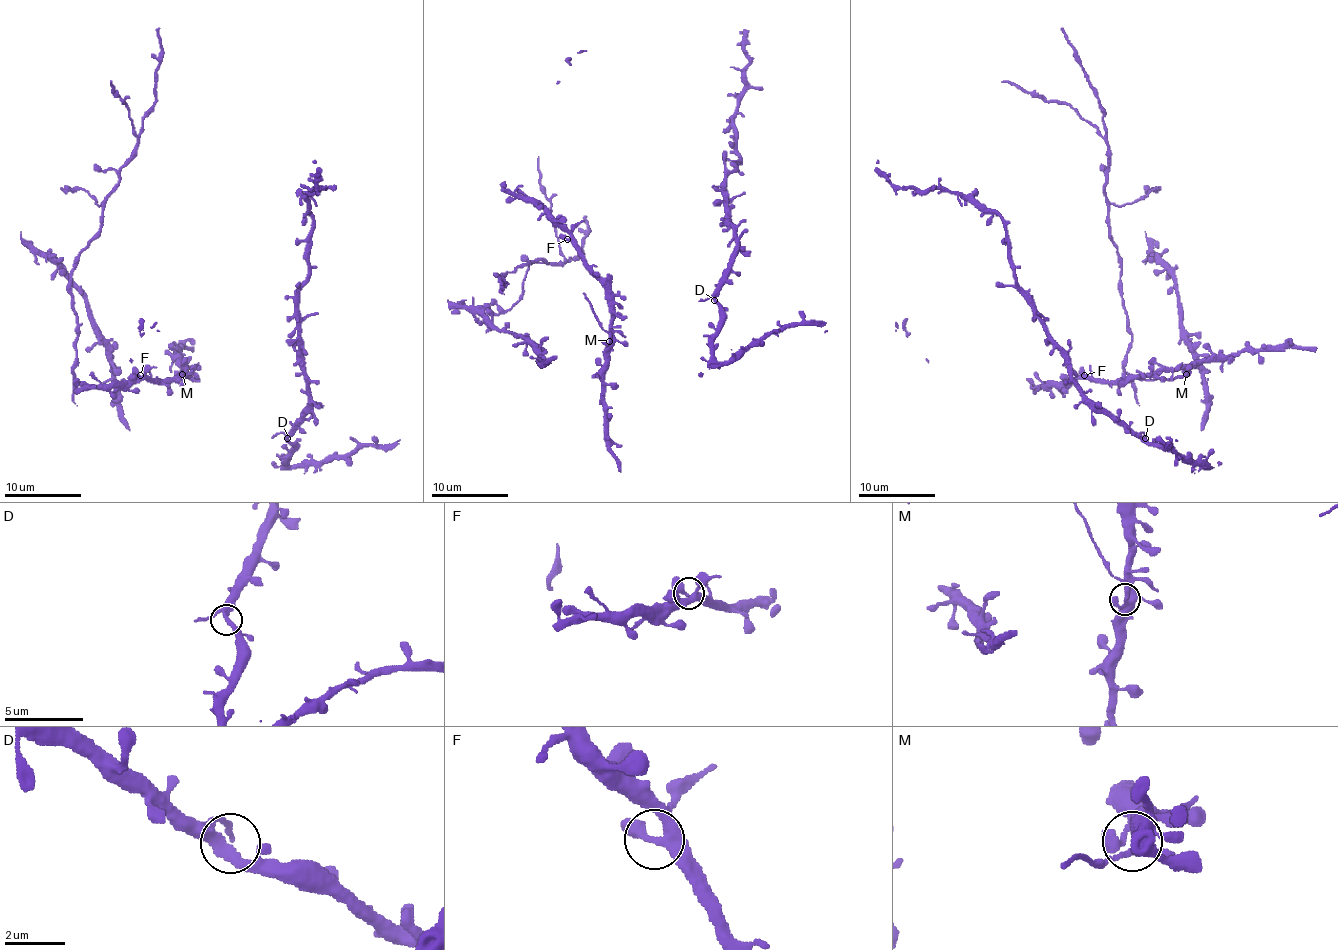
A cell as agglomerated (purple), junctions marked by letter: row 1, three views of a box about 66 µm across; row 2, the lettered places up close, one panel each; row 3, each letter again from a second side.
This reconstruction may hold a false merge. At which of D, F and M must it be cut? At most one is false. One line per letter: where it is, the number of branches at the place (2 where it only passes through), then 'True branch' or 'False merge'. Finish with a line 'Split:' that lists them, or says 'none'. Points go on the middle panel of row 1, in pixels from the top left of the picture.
D: Place: (714, 300). Branches: 3. True branch
F: Place: (567, 239). Branches: 3. True branch
M: Place: (609, 341). Branches: 3. False merge
Split: M

